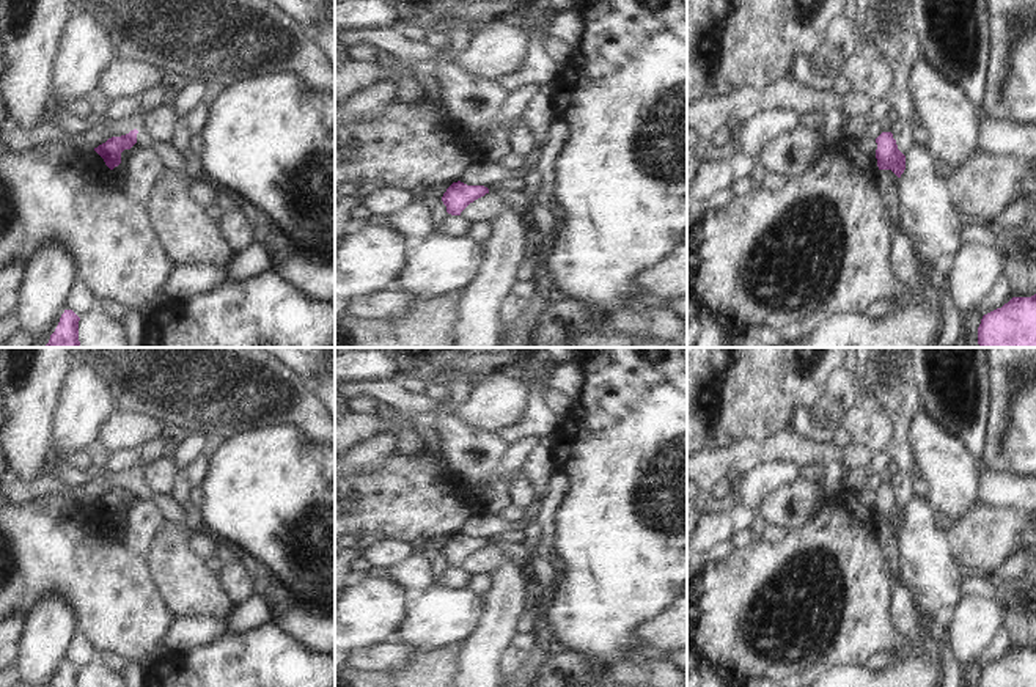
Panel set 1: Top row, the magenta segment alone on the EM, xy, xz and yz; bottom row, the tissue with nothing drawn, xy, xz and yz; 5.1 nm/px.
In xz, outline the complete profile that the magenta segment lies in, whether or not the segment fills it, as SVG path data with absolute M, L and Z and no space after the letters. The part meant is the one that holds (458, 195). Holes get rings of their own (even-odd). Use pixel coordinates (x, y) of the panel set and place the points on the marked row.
M461 181L453 182L442 197L446 212L451 215L461 215L461 212L475 200L489 193L484 186L467 186Z

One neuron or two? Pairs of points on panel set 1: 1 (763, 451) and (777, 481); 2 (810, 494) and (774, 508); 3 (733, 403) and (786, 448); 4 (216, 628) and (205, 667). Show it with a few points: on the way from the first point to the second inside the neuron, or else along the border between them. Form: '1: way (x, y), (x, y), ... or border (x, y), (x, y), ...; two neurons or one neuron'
1: border (800, 466), (794, 461), (766, 461), (742, 477); two neurons
2: way (800, 497), (789, 497), (783, 503); one neuron
3: border (788, 426), (760, 442), (736, 440); two neurons
4: border (225, 634), (187, 653), (175, 651); two neurons

